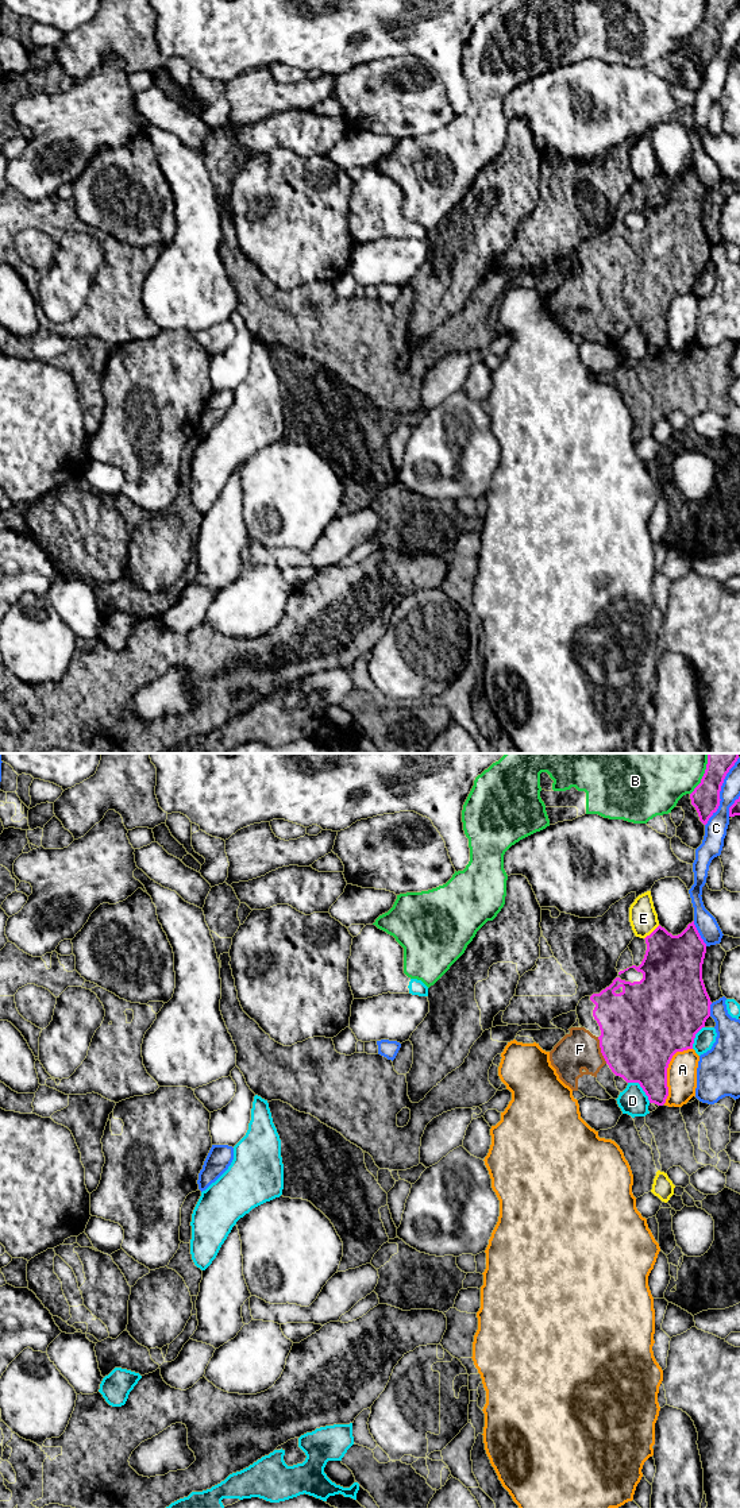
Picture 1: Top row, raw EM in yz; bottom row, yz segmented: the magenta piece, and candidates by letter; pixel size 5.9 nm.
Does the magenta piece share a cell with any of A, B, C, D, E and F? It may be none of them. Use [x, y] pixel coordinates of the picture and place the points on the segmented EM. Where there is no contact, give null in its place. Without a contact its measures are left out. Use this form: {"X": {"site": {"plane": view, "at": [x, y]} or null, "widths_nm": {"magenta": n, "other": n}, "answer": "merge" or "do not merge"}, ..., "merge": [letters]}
{"A": {"site": {"plane": "yz", "at": [666, 1071]}, "widths_nm": {"magenta": 460, "other": 180}, "answer": "do not merge"}, "B": {"site": {"plane": "yz", "at": [704, 774]}, "widths_nm": {"magenta": 180, "other": 480}, "answer": "do not merge"}, "C": {"site": {"plane": "yz", "at": [720, 790]}, "widths_nm": {"magenta": 180, "other": 130}, "answer": "do not merge"}, "D": {"site": {"plane": "yz", "at": [642, 1087]}, "widths_nm": {"magenta": 420, "other": 170}, "answer": "do not merge"}, "E": {"site": {"plane": "yz", "at": [652, 932]}, "widths_nm": {"magenta": 360, "other": 170}, "answer": "do not merge"}, "F": {"site": {"plane": "yz", "at": [601, 1051]}, "widths_nm": {"magenta": 460, "other": 240}, "answer": "merge"}, "merge": ["F"]}

